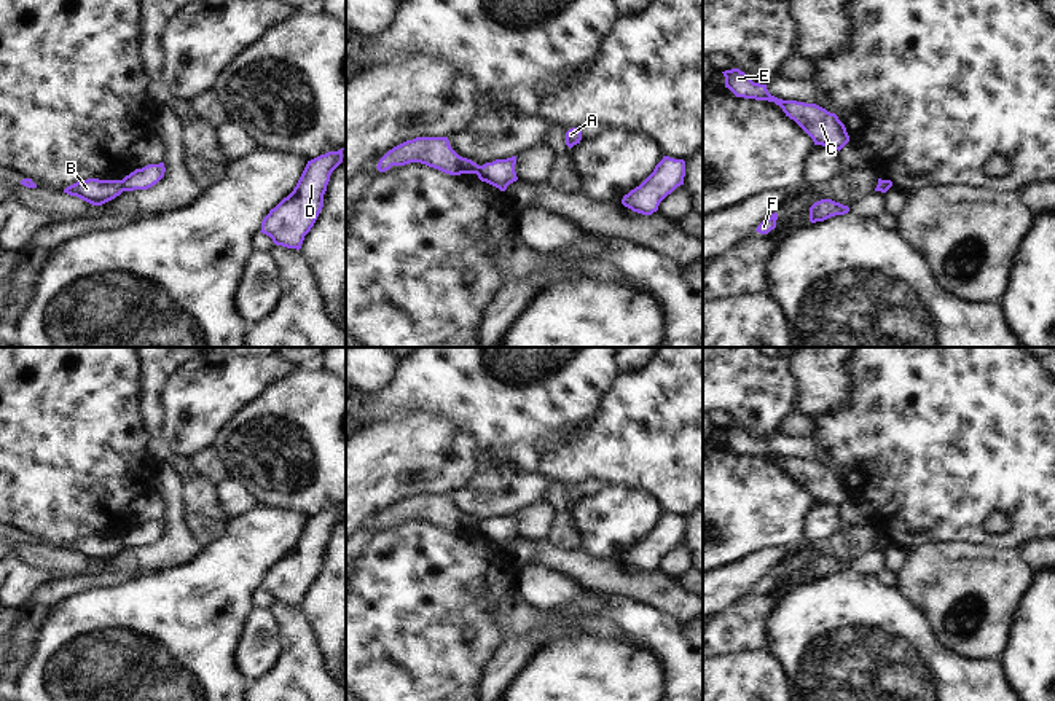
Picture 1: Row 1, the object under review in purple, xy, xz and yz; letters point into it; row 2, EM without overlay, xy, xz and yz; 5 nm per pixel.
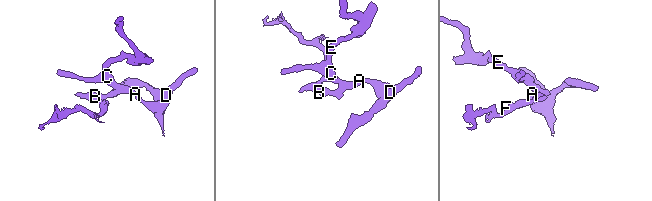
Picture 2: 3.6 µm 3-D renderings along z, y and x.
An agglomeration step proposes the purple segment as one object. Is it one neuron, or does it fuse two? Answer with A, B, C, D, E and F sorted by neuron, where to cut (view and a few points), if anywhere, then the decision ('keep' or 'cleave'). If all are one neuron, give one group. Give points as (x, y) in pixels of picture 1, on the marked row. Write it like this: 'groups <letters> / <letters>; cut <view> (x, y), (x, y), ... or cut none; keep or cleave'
groups A C D E / B F; cut xy (120, 180), (123, 190); cleave

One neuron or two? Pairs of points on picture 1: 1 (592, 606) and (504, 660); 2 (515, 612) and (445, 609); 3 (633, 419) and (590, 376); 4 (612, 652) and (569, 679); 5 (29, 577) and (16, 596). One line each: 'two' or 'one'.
1: one
2: two
3: two
4: one
5: one

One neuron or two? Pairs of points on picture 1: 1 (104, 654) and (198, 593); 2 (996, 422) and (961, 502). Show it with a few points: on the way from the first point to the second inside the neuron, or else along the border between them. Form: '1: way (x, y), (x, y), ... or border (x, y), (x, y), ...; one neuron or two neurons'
1: way (128, 639), (136, 631), (160, 631), (174, 617); one neuron
2: way (977, 442), (961, 458), (961, 483); one neuron

